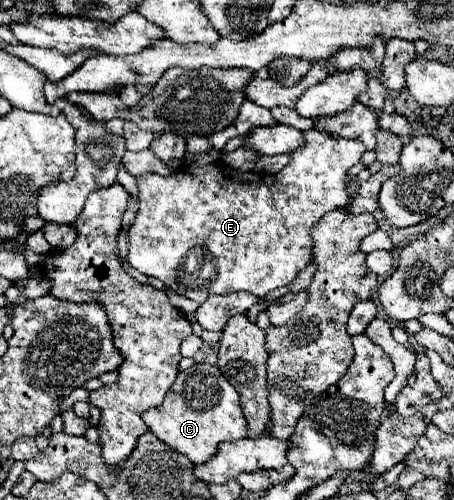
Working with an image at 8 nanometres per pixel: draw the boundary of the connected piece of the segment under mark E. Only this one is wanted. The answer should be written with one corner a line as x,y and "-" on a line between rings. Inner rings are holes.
316,128
304,130
302,134
304,144
292,152
290,164
272,176
240,172
216,162
208,166
188,164
168,178
158,174
138,176
140,208
130,228
128,262
142,274
162,280
176,294
198,304
210,294
226,296
246,290
254,296
266,296
280,286
288,286
288,282
312,262
312,228
324,214
348,202
344,184
346,170
358,164
366,150
360,140
332,138

